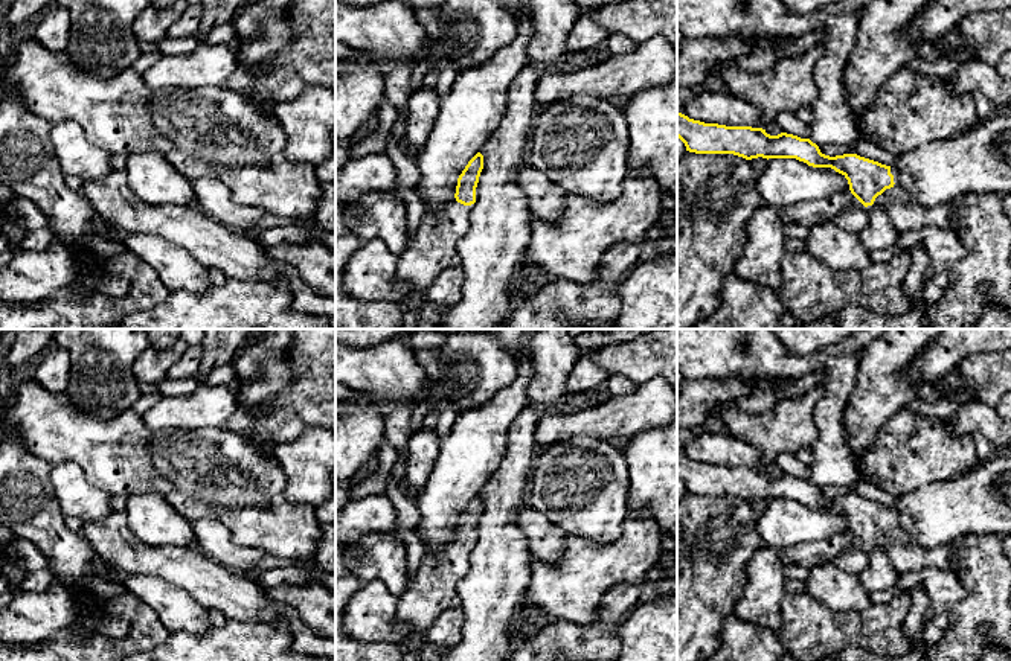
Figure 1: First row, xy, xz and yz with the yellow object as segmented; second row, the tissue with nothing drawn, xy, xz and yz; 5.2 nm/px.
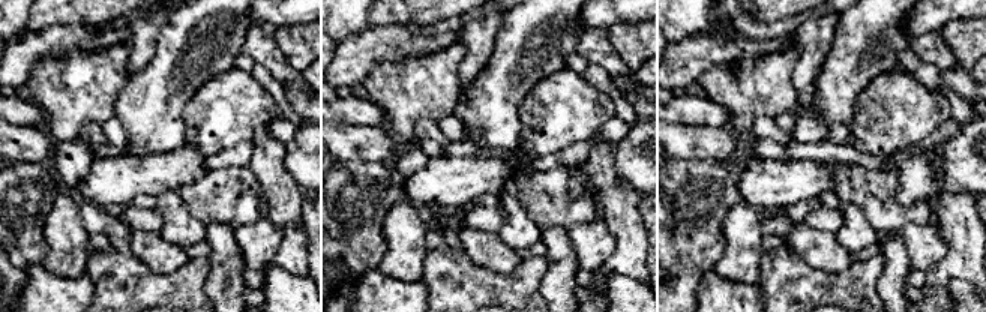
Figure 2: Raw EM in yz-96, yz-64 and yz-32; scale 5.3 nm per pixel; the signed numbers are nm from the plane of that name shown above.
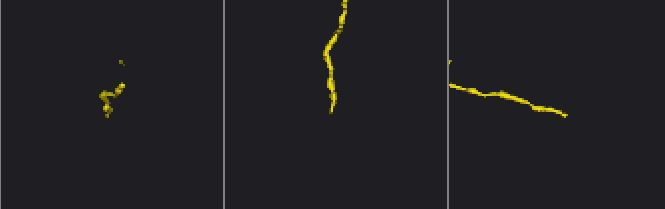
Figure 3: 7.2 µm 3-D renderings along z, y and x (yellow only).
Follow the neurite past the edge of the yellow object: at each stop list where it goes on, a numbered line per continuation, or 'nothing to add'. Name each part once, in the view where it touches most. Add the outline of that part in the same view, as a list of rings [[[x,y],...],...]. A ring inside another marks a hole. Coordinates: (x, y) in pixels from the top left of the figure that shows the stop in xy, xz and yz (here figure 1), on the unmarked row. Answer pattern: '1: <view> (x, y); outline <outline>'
1: yz (906, 555); outline [[[891,509],[891,515],[894,516],[895,525],[878,536],[872,547],[883,548],[889,554],[898,574],[952,567],[952,544],[924,548],[901,527],[898,513]]]

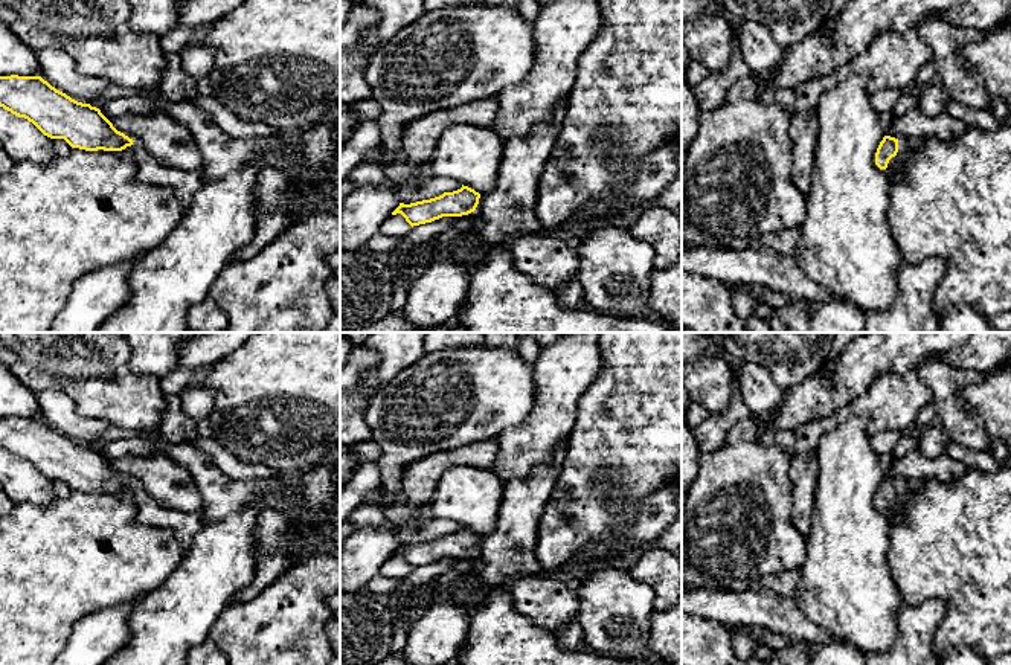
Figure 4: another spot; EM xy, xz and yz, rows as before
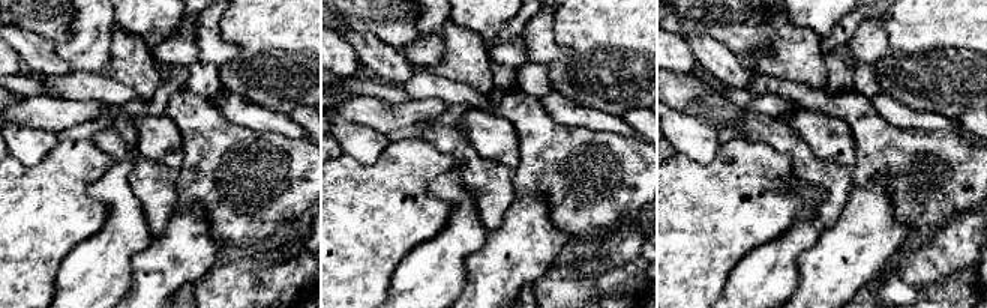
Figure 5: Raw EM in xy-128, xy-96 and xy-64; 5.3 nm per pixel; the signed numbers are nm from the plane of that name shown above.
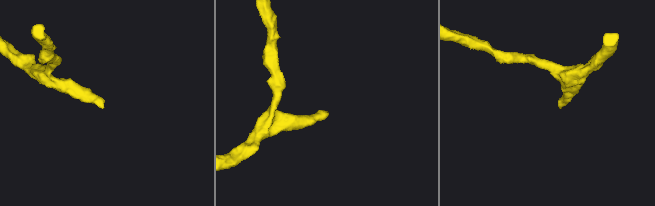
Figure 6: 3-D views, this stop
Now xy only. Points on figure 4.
1: xy (185, 525); outline [[[136,482],[131,490],[137,505],[137,522],[146,526],[172,531],[183,552],[186,552],[195,534],[204,525],[201,512],[183,512],[163,508]]]

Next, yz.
1: yz (903, 490); outline [[[898,482],[898,494],[887,505],[887,509],[894,509],[897,505],[906,505],[909,496],[909,487],[903,482]]]

